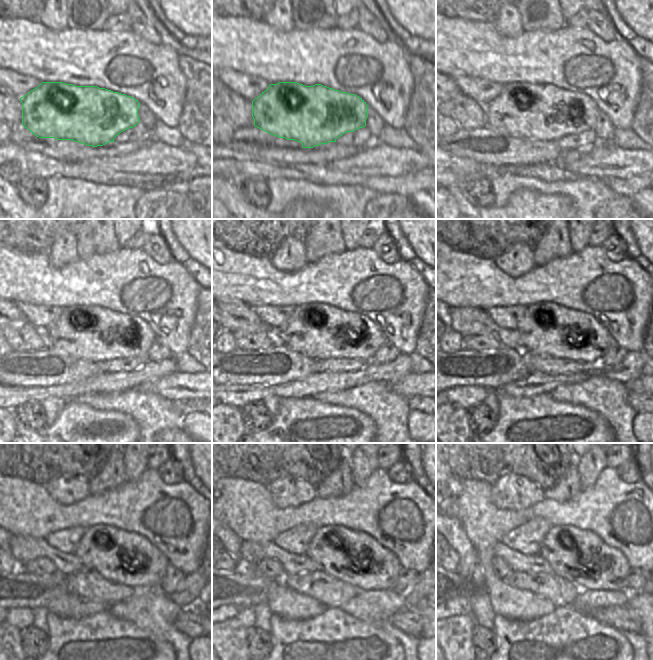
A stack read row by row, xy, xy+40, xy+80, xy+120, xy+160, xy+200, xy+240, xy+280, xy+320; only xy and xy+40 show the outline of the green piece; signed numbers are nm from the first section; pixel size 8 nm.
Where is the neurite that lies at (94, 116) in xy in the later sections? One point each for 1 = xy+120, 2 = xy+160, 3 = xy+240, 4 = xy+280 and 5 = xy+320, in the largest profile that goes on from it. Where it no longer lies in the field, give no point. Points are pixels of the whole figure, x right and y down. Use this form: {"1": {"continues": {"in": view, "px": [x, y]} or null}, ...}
{"1": {"continues": {"in": "xy+120", "px": [93, 333]}}, "2": {"continues": {"in": "xy+160", "px": [319, 331]}}, "3": {"continues": {"in": "xy+240", "px": [123, 557]}}, "4": {"continues": {"in": "xy+280", "px": [354, 557]}}, "5": {"continues": {"in": "xy+320", "px": [579, 556]}}}

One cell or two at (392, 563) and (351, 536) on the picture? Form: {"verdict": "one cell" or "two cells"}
{"verdict": "one cell"}

